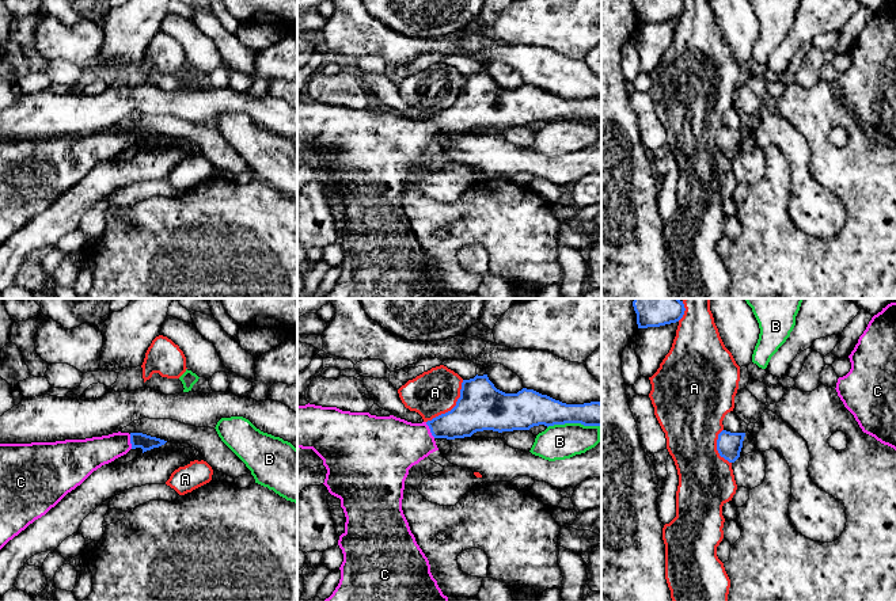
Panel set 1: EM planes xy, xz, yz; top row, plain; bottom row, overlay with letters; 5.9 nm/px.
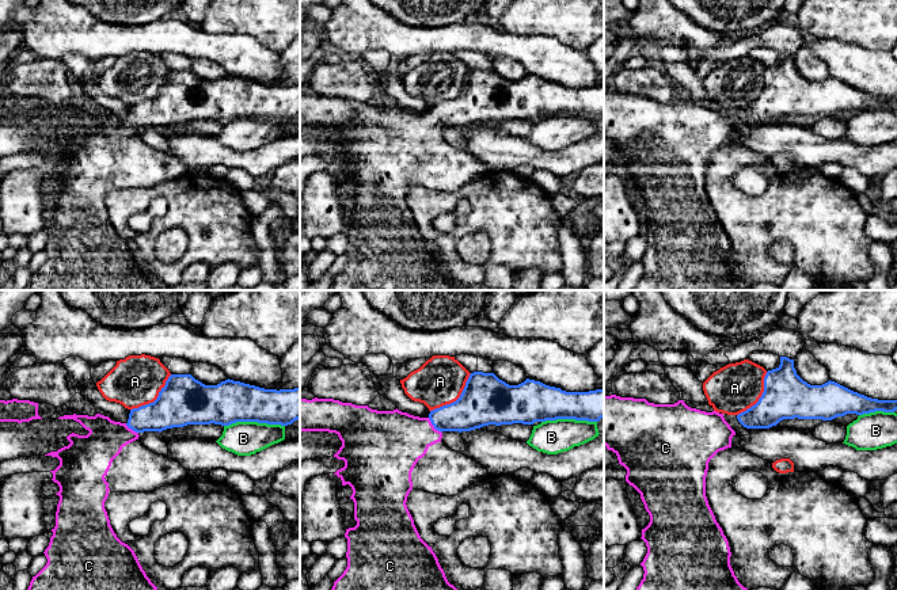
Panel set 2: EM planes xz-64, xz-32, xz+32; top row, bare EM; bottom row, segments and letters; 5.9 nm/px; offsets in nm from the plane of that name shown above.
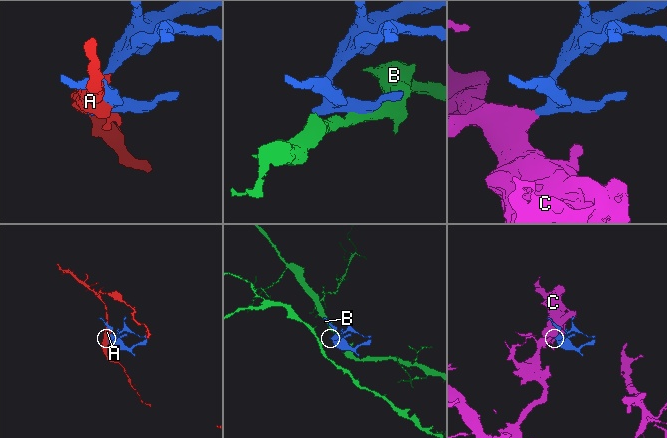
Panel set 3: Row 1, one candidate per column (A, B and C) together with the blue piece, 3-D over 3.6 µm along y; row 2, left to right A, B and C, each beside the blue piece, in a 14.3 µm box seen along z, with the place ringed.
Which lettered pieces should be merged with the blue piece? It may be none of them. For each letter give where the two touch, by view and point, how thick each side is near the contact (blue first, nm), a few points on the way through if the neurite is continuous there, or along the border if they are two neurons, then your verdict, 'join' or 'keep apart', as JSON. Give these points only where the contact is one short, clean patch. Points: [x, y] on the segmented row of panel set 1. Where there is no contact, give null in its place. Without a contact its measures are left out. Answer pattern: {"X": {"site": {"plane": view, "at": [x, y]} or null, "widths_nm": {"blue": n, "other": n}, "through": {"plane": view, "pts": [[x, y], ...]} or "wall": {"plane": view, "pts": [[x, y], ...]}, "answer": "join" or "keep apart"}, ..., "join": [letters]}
{"A": {"site": {"plane": "xz", "at": [454, 407]}, "widths_nm": {"blue": 280, "other": 260}, "answer": "keep apart"}, "B": {"site": {"plane": "xz", "at": [573, 422]}, "widths_nm": {"blue": 200, "other": 200}, "wall": {"plane": "xz", "pts": [[599, 425], [554, 423], [547, 428]]}, "answer": "keep apart"}, "C": {"site": {"plane": "xz", "at": [431, 430]}, "widths_nm": {"blue": 200, "other": 340}, "through": {"plane": "xz", "pts": [[470, 415], [458, 423], [431, 430], [416, 441], [391, 445]]}, "answer": "join"}, "join": ["C"]}

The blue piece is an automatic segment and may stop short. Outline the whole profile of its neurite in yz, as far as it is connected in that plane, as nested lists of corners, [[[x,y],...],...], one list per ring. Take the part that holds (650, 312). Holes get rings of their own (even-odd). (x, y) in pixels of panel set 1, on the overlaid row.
[[[634,298],[638,328],[660,327],[679,322],[684,304],[679,298]]]

